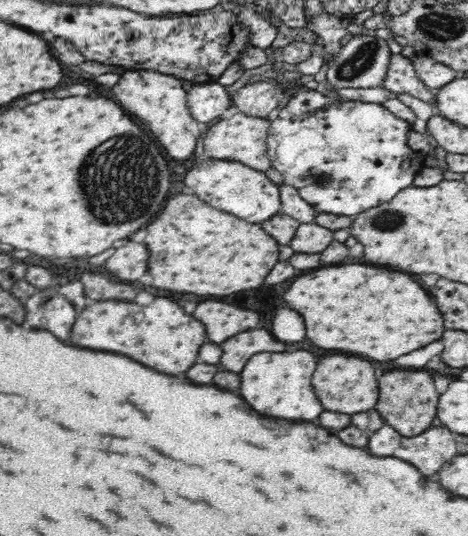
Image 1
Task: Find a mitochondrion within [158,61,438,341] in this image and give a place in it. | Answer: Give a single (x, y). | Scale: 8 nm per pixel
(389, 220)

